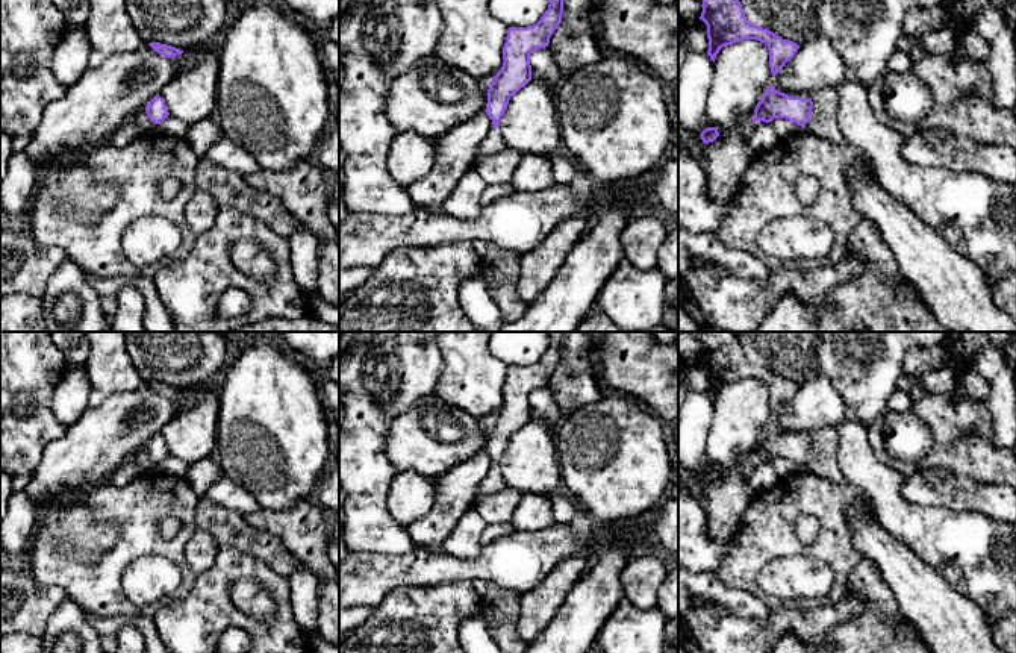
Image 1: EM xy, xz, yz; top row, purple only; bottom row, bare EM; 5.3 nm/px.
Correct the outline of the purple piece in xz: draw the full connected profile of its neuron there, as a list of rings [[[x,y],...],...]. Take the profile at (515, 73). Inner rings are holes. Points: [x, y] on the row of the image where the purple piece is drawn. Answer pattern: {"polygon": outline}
{"polygon": [[[550,0],[541,20],[527,27],[509,27],[503,47],[503,67],[489,82],[486,114],[489,132],[482,141],[475,159],[501,152],[507,144],[501,135],[500,121],[510,97],[531,80],[530,55],[550,44],[550,38],[562,21],[563,0]]]}

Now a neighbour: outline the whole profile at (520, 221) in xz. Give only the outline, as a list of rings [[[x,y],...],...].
[[[636,182],[612,183],[580,202],[566,185],[539,192],[518,192],[483,206],[475,221],[415,209],[404,217],[348,215],[339,221],[339,273],[377,267],[398,247],[439,247],[445,242],[477,239],[519,255],[538,247],[565,218],[583,215],[589,223],[603,209],[622,200],[630,208],[651,192]]]

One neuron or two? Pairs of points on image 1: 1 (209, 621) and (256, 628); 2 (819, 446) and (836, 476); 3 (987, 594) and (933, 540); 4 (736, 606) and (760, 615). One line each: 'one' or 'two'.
1: one
2: one
3: one
4: one

